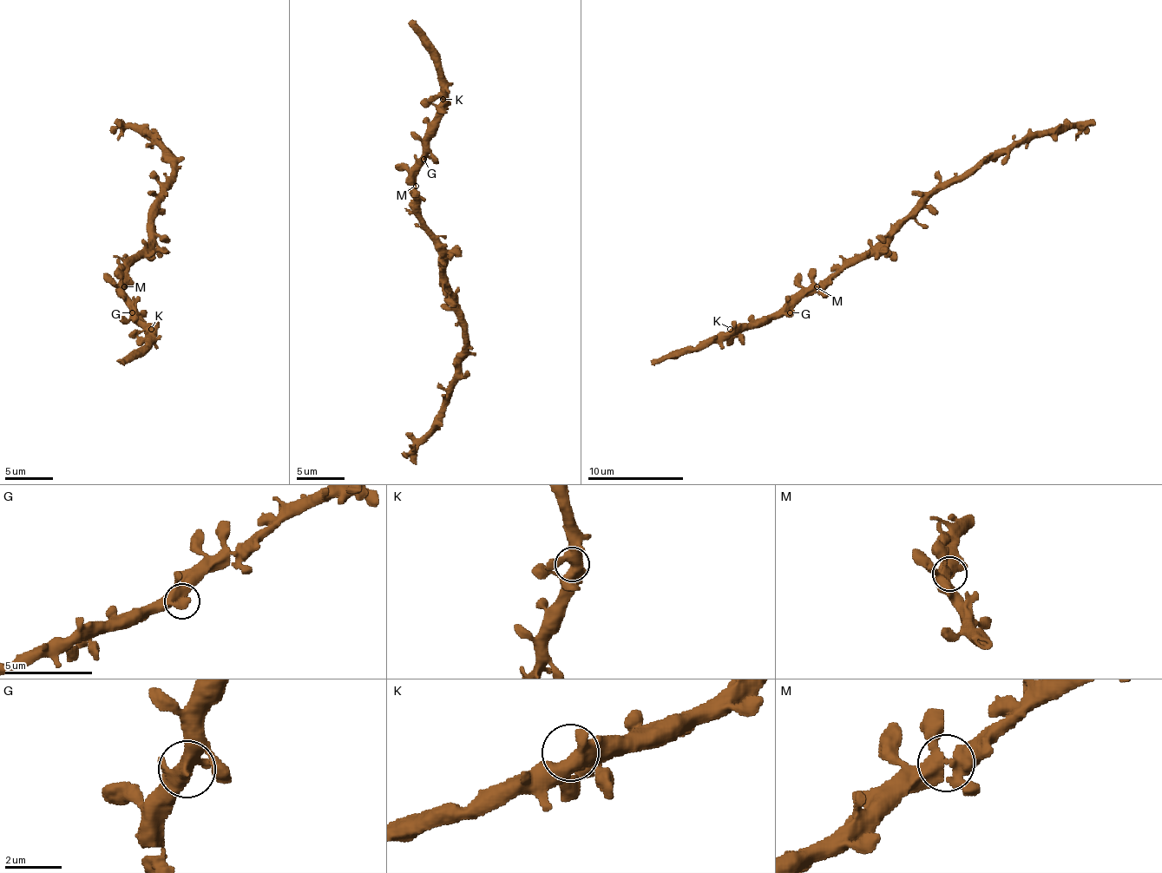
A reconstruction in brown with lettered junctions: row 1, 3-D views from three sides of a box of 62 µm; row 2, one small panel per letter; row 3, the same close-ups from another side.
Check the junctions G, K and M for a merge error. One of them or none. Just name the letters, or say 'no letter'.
no letter

